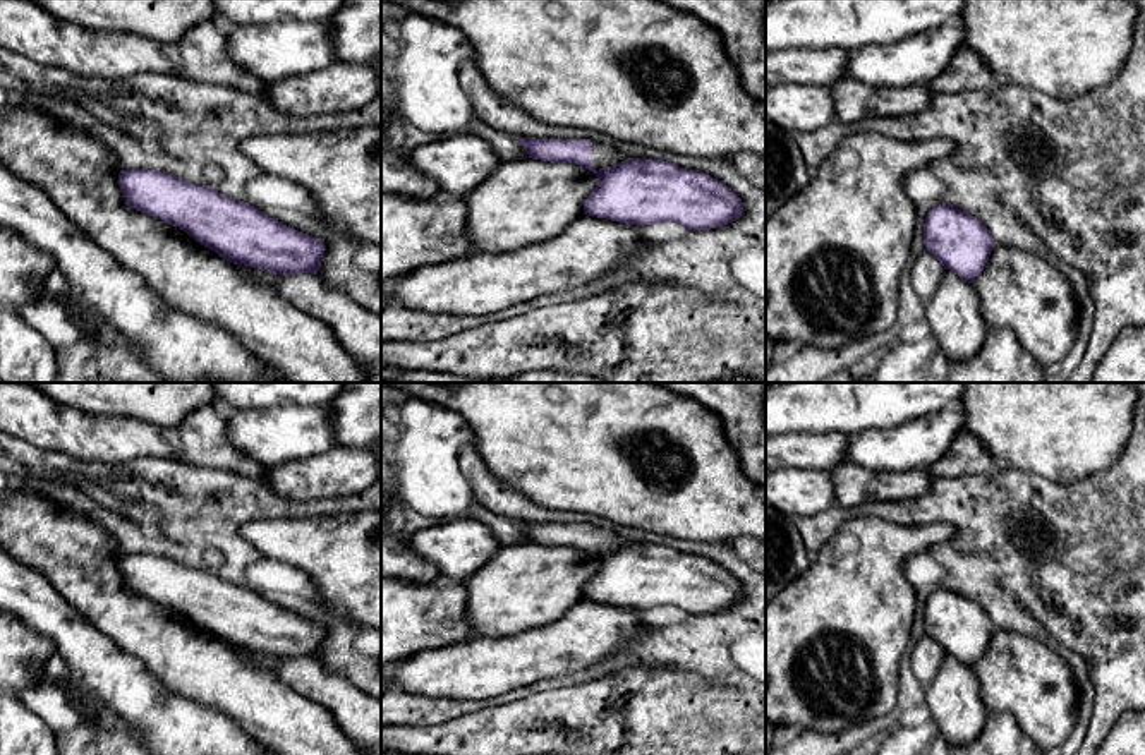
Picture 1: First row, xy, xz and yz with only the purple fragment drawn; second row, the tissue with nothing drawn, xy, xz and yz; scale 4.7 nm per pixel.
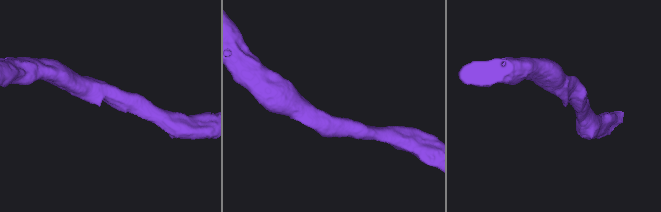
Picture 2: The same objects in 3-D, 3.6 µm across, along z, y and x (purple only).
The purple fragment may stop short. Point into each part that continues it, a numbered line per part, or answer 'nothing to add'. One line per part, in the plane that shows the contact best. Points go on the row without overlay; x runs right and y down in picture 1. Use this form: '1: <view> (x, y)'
1: xy (357, 714)

